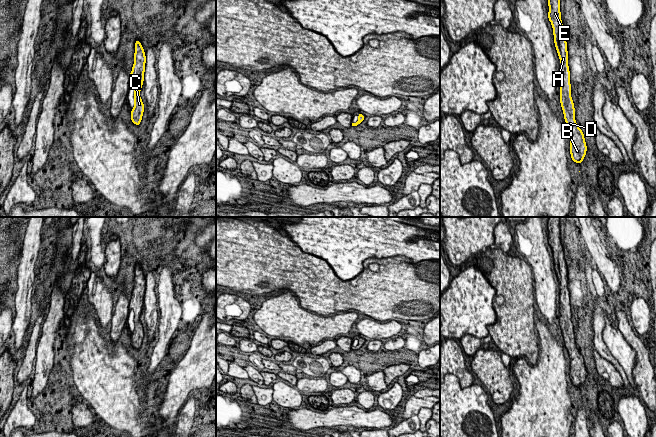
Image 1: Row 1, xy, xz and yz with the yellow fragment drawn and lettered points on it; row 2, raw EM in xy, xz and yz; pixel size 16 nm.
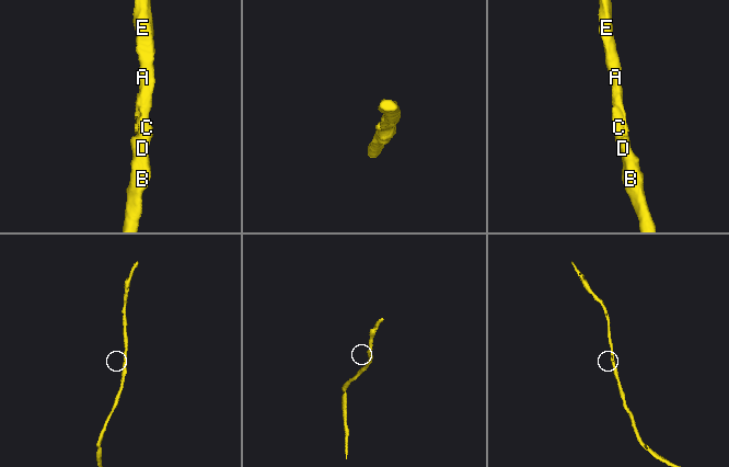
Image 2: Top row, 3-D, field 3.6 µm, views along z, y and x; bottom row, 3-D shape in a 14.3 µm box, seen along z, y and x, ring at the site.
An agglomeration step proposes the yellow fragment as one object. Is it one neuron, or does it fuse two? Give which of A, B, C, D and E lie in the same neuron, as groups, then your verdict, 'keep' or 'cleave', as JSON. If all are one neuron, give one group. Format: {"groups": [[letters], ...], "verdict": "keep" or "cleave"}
{"groups": [["A", "B", "C", "D", "E"]], "verdict": "keep"}

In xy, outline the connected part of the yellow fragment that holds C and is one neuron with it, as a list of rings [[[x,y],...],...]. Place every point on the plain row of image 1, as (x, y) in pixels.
[[[140,264],[135,266],[134,288],[129,299],[129,311],[134,311],[134,331],[131,334],[131,345],[139,350],[144,337],[145,329],[140,321],[140,315],[144,306],[146,280]]]

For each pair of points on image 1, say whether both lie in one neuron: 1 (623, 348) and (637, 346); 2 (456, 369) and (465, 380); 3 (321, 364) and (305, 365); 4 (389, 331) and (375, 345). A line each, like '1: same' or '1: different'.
1: different
2: same
3: same
4: different

